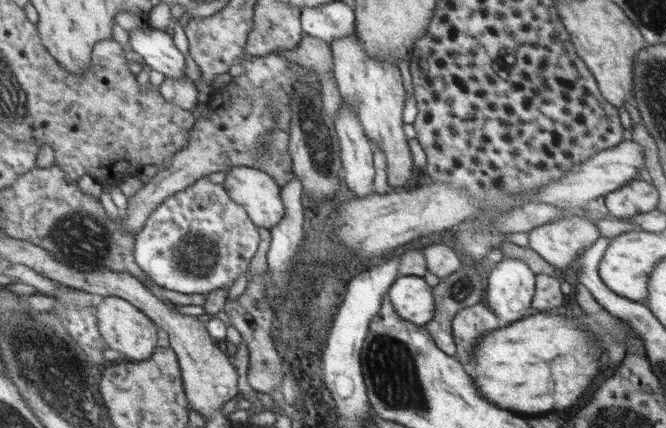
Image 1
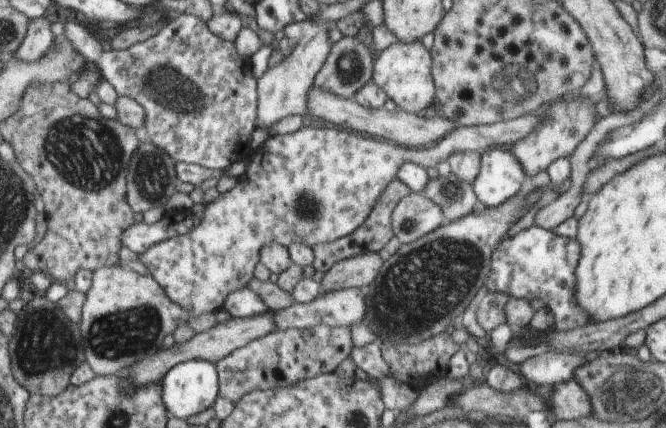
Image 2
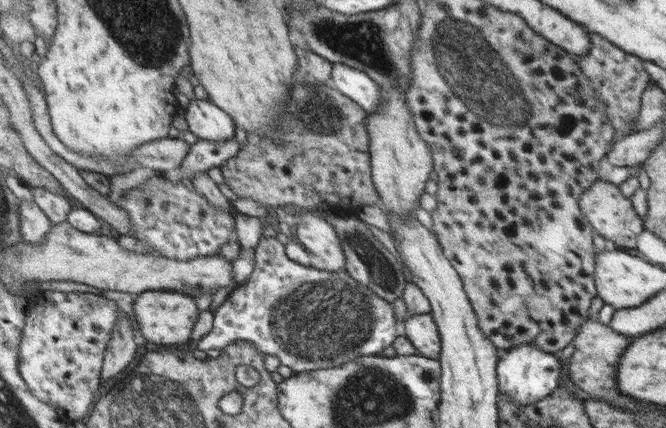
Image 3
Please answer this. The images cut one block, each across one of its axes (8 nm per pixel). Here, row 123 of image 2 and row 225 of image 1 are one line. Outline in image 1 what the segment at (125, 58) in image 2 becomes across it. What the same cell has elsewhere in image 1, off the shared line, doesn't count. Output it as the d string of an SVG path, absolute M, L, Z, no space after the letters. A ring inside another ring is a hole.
M206 176L199 178L193 185L169 195L153 209L144 221L136 236L135 258L157 286L181 294L207 294L214 288L229 288L229 284L247 270L251 256L255 254L259 236L252 219L229 195L221 184L213 184Z

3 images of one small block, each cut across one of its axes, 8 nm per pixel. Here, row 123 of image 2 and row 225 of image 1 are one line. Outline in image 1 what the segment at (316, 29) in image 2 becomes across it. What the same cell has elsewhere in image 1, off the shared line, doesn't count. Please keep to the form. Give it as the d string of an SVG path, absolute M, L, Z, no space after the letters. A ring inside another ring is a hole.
M230 166L224 173L223 186L256 224L269 229L283 218L281 184L276 184L266 173L245 166Z

